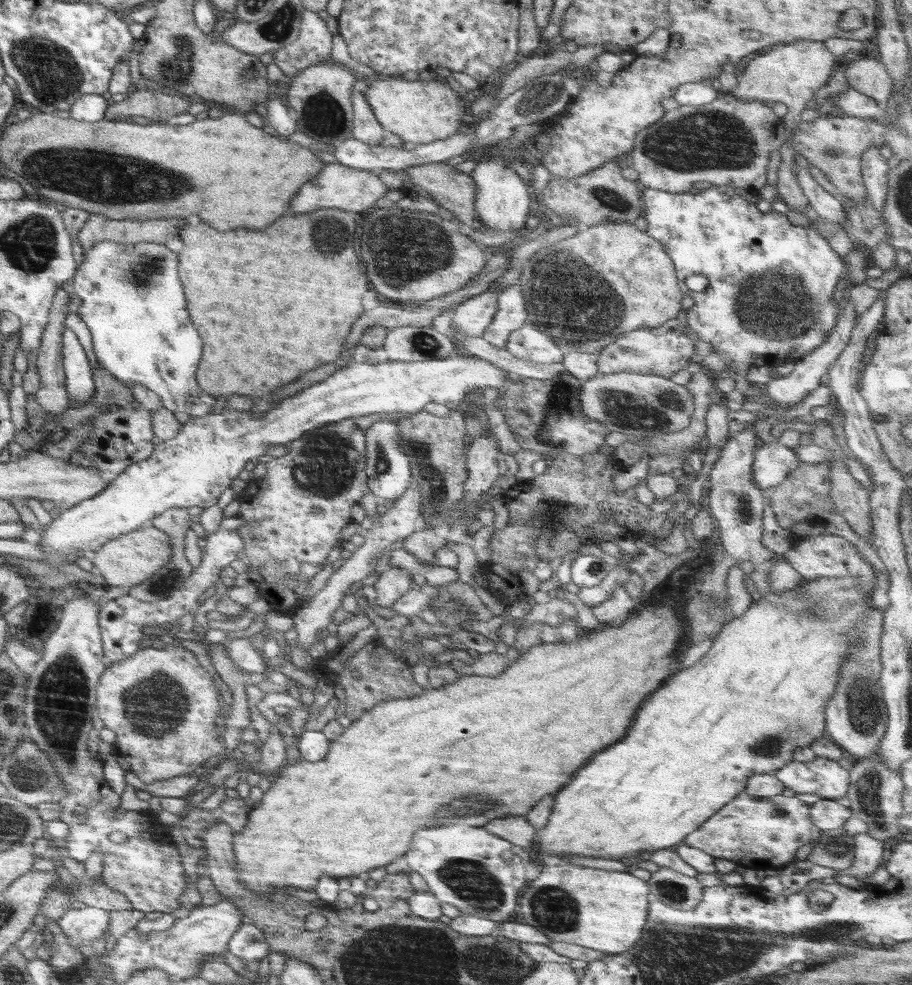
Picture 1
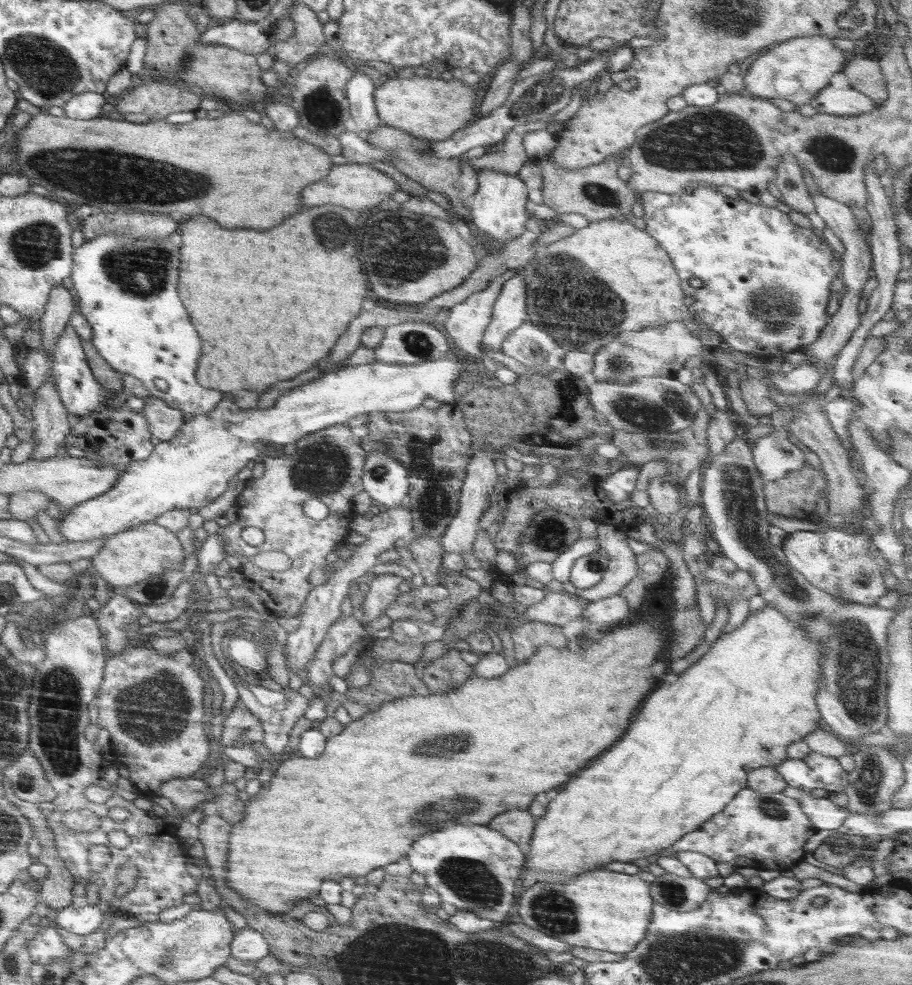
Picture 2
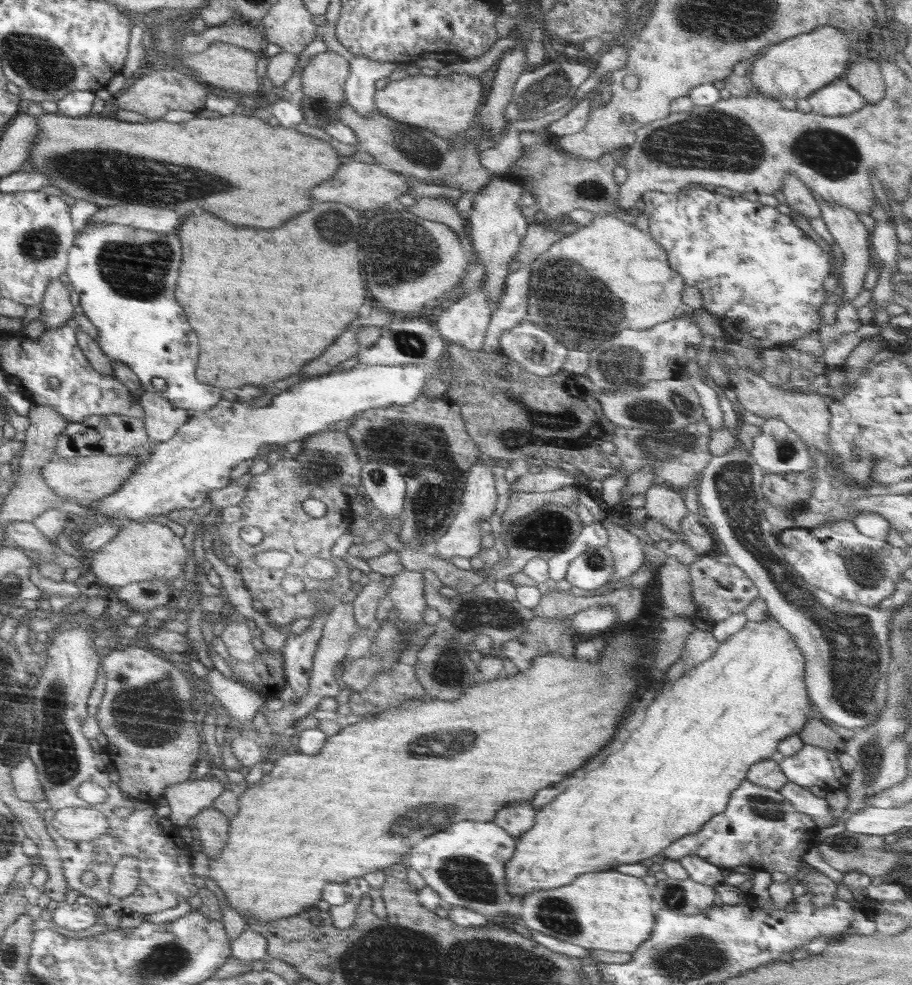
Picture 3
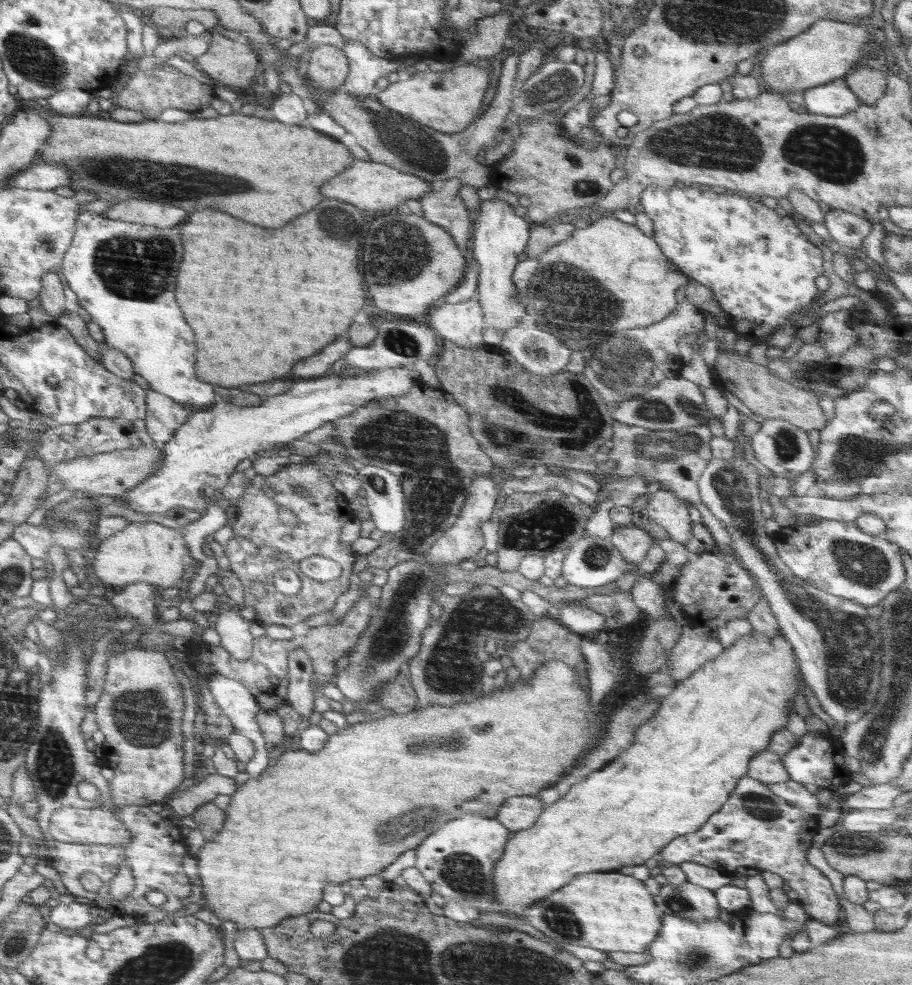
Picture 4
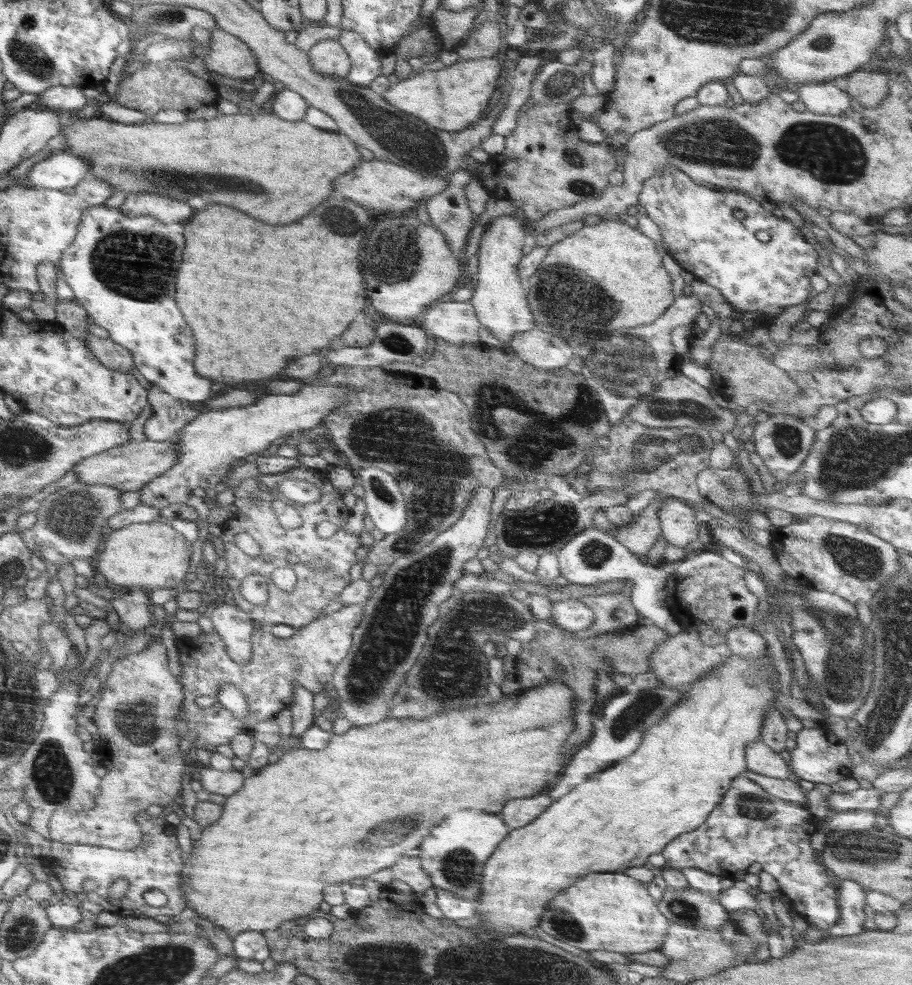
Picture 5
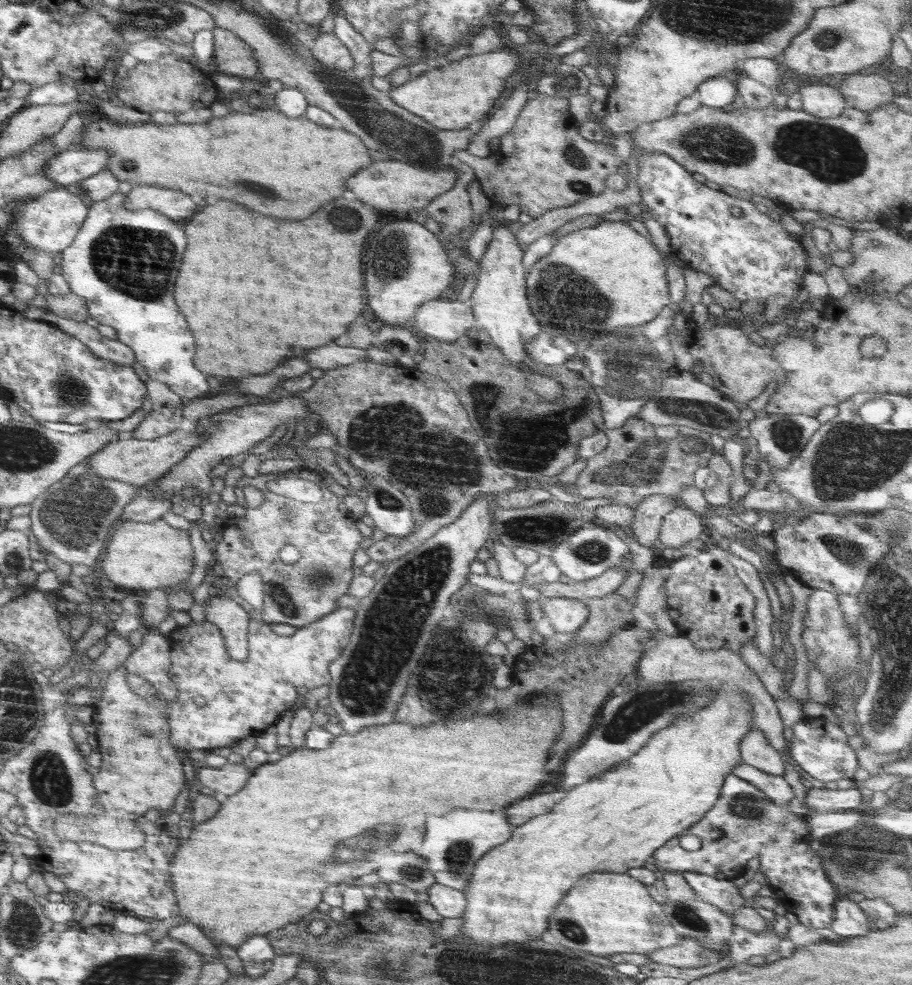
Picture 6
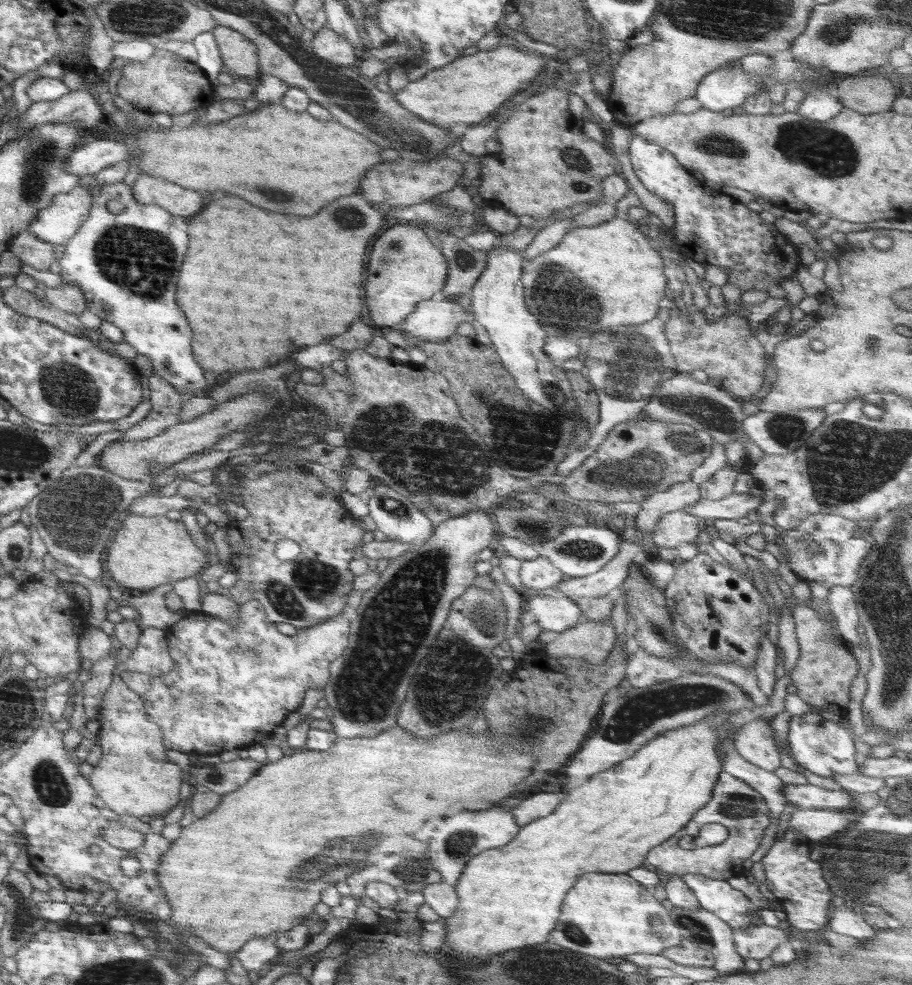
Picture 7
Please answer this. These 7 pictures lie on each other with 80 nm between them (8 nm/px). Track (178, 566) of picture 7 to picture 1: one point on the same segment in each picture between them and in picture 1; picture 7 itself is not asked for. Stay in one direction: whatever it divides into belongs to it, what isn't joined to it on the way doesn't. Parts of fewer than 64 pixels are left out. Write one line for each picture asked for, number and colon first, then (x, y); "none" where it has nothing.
1: (127, 561)
2: (130, 557)
3: (140, 551)
4: (148, 552)
5: (151, 555)
6: (147, 556)

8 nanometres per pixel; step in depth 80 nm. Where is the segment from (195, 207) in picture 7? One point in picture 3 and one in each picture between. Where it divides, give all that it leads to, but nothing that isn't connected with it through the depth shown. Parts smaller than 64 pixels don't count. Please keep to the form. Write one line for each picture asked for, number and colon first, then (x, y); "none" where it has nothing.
3: (139, 217)
4: (147, 212)
5: (165, 210)
6: (178, 205)

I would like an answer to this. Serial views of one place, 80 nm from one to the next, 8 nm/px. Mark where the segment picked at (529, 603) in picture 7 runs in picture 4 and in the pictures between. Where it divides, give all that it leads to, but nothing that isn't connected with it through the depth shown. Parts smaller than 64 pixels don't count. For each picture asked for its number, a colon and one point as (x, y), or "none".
4: (578, 619)
5: (570, 616)
6: (567, 615)

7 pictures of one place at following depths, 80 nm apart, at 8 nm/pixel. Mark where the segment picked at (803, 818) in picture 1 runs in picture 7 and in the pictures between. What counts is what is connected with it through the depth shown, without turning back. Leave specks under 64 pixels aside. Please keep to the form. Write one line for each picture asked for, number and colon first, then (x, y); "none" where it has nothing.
2: (765, 831)
3: (759, 828)
4: (756, 828)
5: (750, 825)
6: (754, 826)
7: (797, 882)

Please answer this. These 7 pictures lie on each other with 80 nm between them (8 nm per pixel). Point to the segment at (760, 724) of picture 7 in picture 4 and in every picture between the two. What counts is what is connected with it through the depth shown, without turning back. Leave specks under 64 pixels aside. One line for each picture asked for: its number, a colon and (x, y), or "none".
4: (766, 766)
5: (761, 759)
6: (755, 751)

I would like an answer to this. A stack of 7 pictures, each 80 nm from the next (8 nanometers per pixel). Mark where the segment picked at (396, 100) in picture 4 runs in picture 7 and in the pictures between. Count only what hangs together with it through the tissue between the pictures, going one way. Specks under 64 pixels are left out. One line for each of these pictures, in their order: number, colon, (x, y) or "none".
5: (451, 99)
6: (453, 96)
7: (464, 92)

